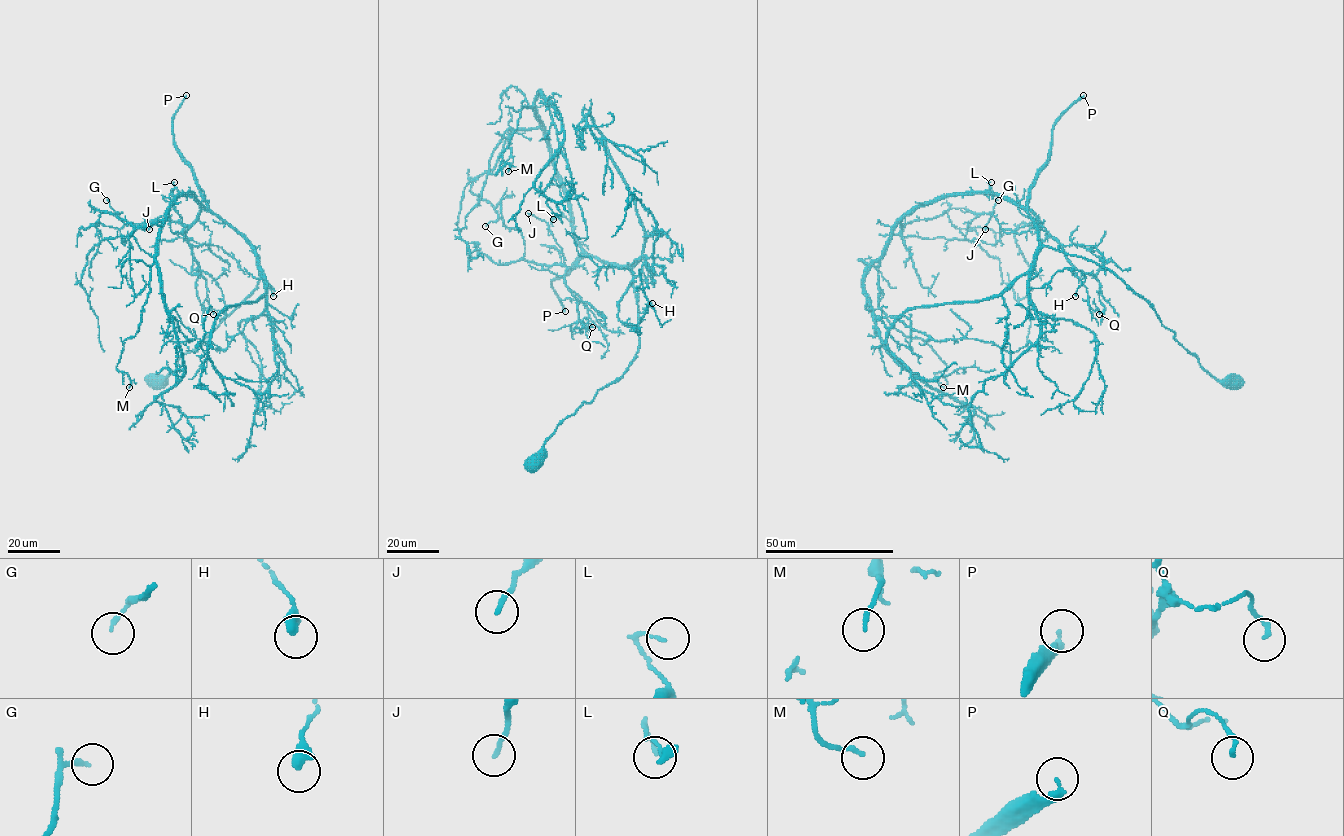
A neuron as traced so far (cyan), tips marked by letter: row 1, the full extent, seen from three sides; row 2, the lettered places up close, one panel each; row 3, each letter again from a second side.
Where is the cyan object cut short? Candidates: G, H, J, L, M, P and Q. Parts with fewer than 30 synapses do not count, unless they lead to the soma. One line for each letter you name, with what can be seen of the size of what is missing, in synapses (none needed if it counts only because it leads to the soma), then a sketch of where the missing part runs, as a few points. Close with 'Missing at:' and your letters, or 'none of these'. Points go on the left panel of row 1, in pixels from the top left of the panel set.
P: 1000 synapses; course (186, 95), (240, 54), (240, 92), (209, 153), (159, 173), (152, 154), (138, 161), (126, 153), (125, 167)
Missing at: P

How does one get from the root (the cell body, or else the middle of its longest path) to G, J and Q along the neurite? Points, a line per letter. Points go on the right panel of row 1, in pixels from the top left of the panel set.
G: (1235, 382), (1214, 378), (1107, 269), (1045, 246), (1010, 200), (947, 194), (900, 222), (991, 213), (998, 200)
J: (1235, 382), (1107, 269), (1045, 246), (1029, 210), (1026, 231), (993, 215), (985, 229)
Q: (1235, 382), (1214, 378), (1150, 305), (1107, 269), (1045, 246), (1026, 209), (1065, 257), (1099, 282), (1099, 314)

